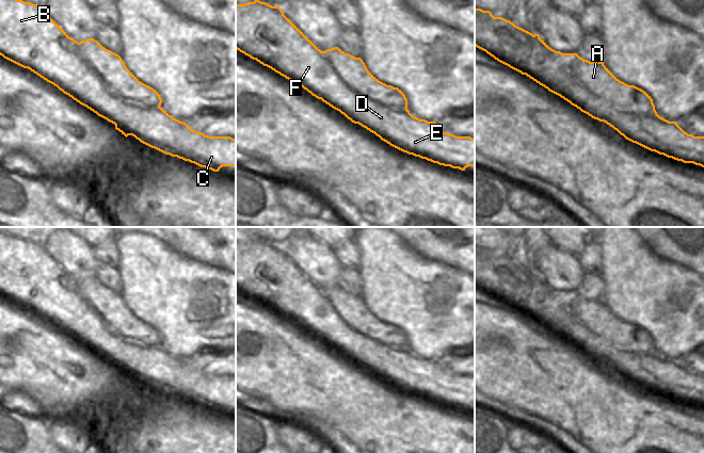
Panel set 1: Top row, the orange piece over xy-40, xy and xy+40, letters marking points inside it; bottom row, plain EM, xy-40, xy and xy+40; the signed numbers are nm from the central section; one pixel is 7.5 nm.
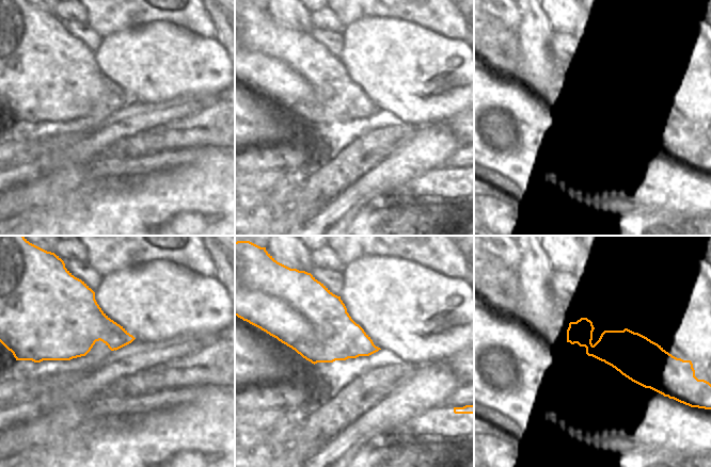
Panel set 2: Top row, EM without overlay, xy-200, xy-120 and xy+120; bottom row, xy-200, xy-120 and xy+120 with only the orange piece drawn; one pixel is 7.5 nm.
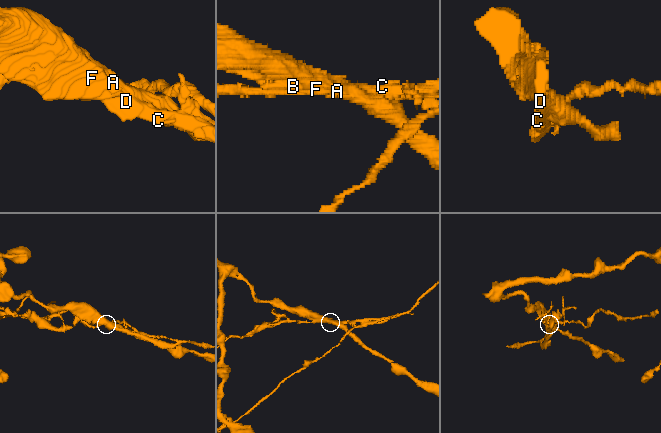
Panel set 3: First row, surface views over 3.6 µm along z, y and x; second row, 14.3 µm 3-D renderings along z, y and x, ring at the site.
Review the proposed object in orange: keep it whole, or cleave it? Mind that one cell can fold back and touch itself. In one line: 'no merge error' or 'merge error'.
merge error

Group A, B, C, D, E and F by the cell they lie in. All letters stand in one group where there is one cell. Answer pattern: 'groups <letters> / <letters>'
groups A / B C D E F

